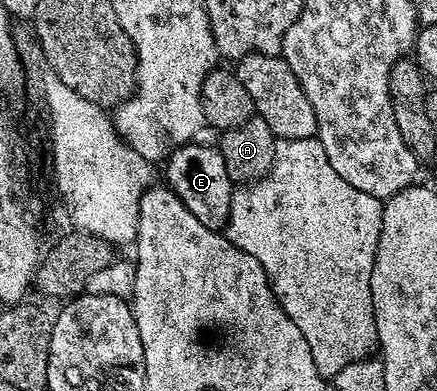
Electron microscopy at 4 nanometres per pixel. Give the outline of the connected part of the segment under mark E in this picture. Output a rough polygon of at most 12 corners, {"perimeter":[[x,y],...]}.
{"perimeter":[[194,140],[164,181],[207,228],[229,225],[235,183],[216,145]]}

